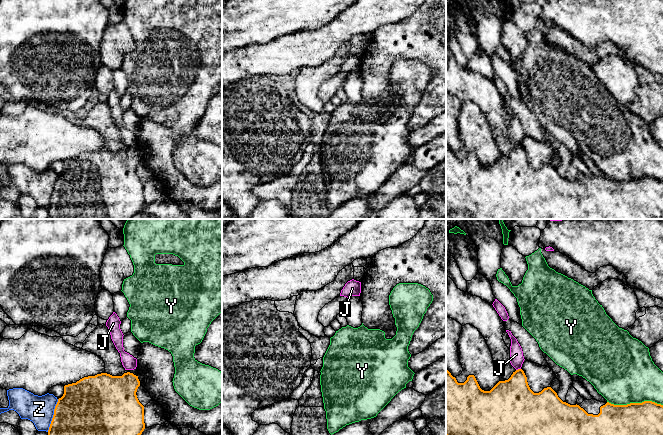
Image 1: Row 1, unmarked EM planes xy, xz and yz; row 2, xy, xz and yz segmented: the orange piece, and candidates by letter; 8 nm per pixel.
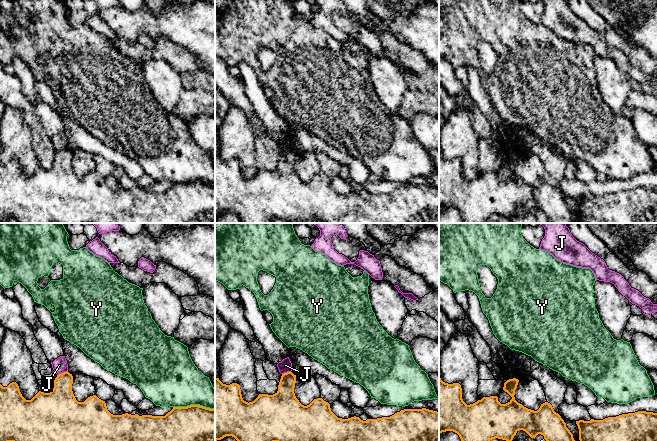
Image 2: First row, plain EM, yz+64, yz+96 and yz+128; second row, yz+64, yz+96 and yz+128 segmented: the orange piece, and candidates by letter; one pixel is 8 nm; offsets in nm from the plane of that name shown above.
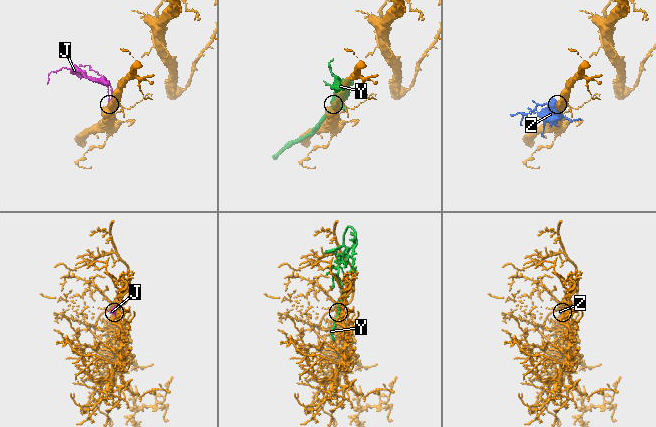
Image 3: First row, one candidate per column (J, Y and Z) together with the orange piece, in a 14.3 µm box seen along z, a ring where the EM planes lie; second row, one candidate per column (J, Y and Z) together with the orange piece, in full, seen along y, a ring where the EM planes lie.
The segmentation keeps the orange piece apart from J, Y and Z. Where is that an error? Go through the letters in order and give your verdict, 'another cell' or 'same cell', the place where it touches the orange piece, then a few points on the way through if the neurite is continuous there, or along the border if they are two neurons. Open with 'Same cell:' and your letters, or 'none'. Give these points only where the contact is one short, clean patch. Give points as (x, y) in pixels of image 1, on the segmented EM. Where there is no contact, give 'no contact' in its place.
Same cell: none
J: another cell; contact yz (518, 369); border yz (520, 368), (516, 370)
Y: another cell; contact yz (635, 403)
Z: another cell; contact xy (53, 415)

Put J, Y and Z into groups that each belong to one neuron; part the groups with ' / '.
J / Y / Z

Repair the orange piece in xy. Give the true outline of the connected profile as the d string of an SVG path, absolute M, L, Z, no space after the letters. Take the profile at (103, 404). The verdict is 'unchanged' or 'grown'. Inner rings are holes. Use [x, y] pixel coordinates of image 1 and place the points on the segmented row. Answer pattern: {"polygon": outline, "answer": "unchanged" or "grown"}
{"polygon": "M107 373L64 386L48 435L141 435L144 406L136 392L138 376Z", "answer": "unchanged"}

